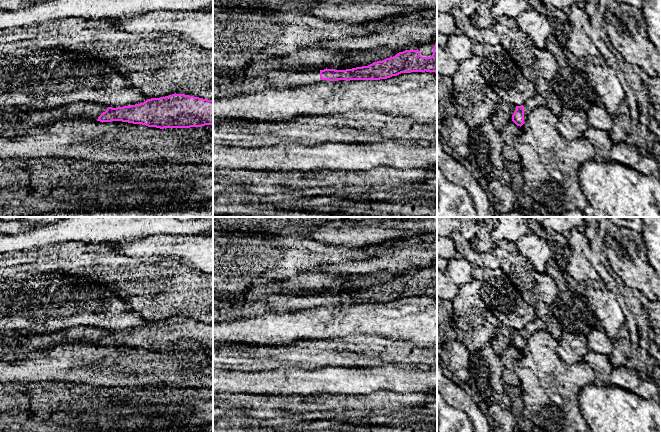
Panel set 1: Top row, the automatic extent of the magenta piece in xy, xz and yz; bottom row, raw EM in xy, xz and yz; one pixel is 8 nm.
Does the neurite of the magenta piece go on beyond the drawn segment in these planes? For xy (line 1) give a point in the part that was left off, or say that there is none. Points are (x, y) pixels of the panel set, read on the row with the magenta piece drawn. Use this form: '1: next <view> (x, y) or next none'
1: next none

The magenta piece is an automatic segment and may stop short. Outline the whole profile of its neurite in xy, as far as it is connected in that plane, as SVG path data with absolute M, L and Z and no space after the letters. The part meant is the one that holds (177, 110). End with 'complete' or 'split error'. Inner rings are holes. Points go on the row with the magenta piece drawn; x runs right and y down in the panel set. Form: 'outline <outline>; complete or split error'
outline M172 94L140 104L108 107L97 121L122 121L160 129L202 127L213 125L213 100Z; complete

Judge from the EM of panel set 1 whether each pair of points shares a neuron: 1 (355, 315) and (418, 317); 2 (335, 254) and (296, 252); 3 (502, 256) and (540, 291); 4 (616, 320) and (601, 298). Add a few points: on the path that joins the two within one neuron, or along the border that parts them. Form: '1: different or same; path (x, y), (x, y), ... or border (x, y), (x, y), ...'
1: same; path (371, 317), (402, 317)
2: same; path (325, 254), (311, 254), (309, 256), (306, 254)
3: same; path (512, 266), (531, 286)
4: same; path (611, 315), (603, 303)

